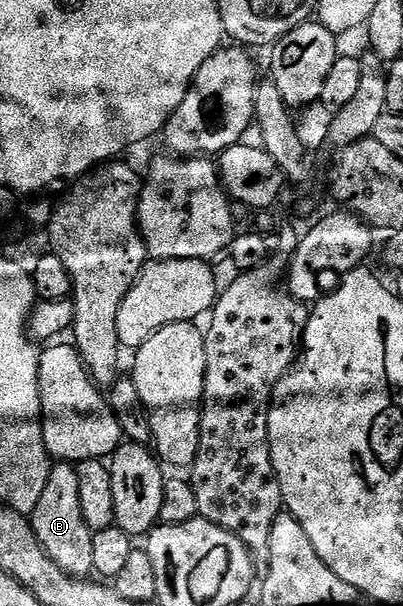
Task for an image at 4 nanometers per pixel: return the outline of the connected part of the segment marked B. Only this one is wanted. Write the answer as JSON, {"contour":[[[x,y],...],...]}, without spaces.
{"contour":[[[59,462],[45,482],[45,491],[41,493],[41,502],[29,513],[31,529],[37,534],[37,542],[65,574],[76,578],[87,578],[95,571],[93,566],[93,538],[95,533],[85,526],[85,517],[81,515],[81,489],[77,487],[75,465],[70,462]]]}

